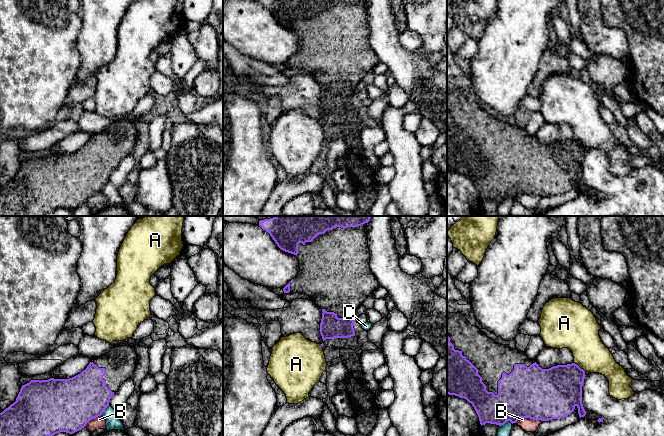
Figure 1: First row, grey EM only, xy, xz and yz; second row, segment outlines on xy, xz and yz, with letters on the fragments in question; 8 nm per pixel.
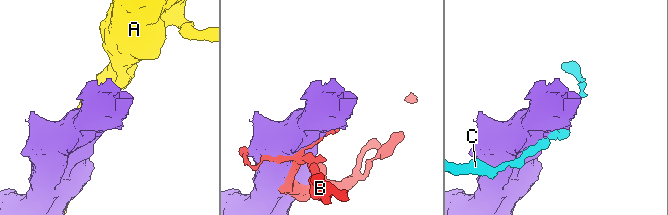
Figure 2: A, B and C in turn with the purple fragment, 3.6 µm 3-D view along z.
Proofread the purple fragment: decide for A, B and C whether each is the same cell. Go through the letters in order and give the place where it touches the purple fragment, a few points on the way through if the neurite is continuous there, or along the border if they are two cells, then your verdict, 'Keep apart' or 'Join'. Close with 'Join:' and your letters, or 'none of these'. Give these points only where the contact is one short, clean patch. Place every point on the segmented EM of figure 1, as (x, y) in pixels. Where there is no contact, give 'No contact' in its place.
A: Touches purple at yz (579, 367). Keep apart
B: Touches purple at yz (528, 417). Keep apart
C: Touches purple at yz (505, 422). Keep apart
Join: none of these

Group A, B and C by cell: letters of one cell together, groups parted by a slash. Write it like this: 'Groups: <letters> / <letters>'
Groups: A / B / C

